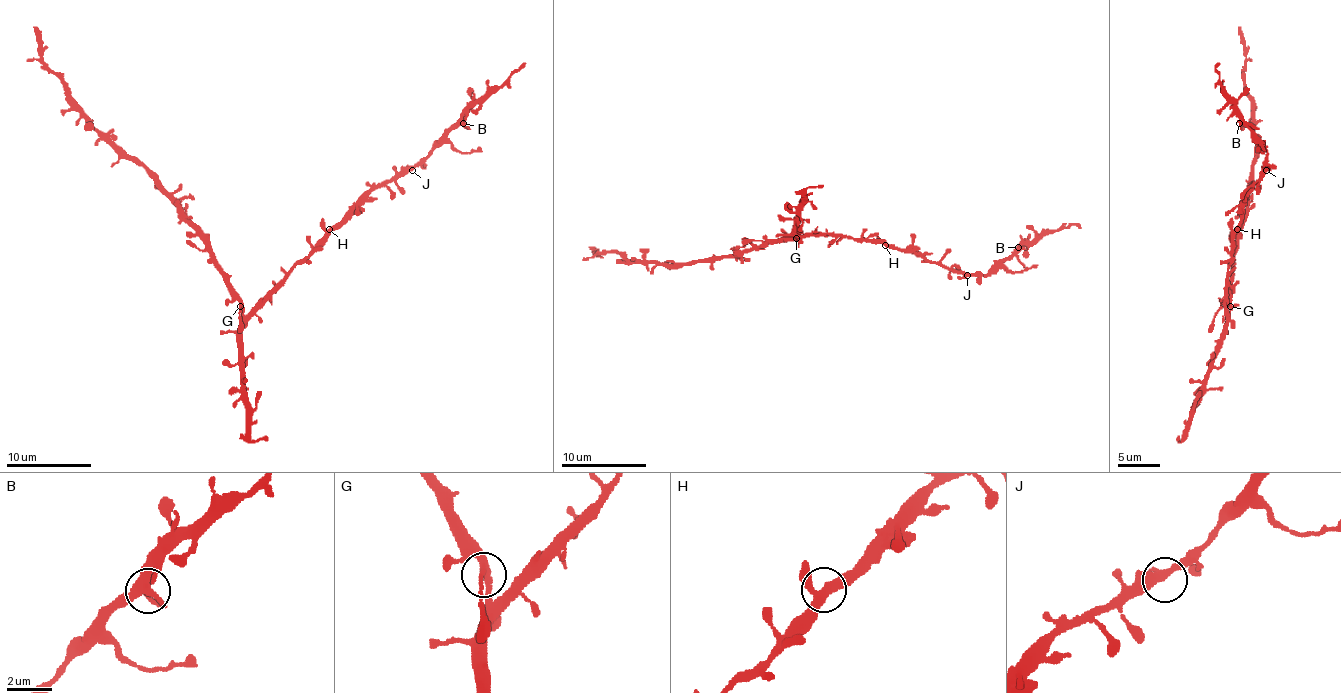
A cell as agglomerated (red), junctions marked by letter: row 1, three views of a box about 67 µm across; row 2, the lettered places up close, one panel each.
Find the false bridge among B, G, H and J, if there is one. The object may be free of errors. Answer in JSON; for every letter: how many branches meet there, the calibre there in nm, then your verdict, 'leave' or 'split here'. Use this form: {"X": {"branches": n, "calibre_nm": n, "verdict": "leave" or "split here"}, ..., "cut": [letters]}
{"B": {"branches": 3, "calibre_nm": 360, "verdict": "leave"}, "G": {"branches": 3, "calibre_nm": 280, "verdict": "leave"}, "H": {"branches": 3, "calibre_nm": 320, "verdict": "leave"}, "J": {"branches": 3, "calibre_nm": 300, "verdict": "leave"}, "cut": []}

